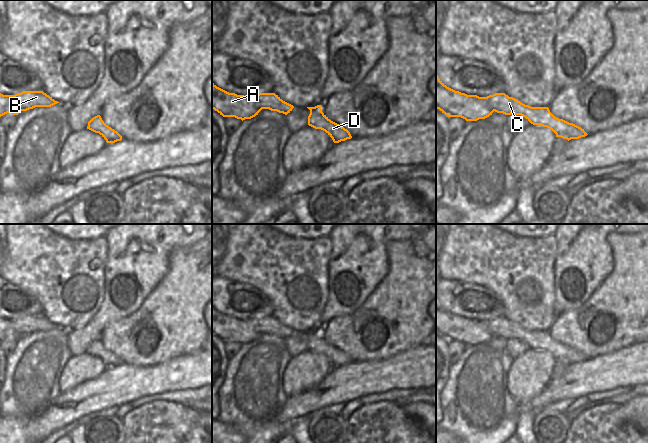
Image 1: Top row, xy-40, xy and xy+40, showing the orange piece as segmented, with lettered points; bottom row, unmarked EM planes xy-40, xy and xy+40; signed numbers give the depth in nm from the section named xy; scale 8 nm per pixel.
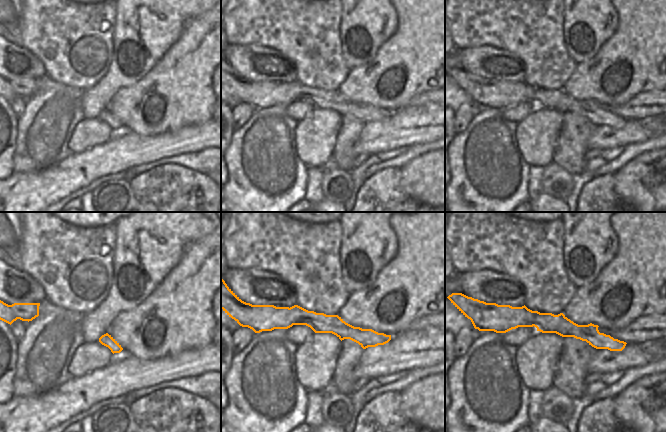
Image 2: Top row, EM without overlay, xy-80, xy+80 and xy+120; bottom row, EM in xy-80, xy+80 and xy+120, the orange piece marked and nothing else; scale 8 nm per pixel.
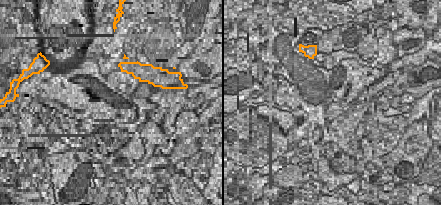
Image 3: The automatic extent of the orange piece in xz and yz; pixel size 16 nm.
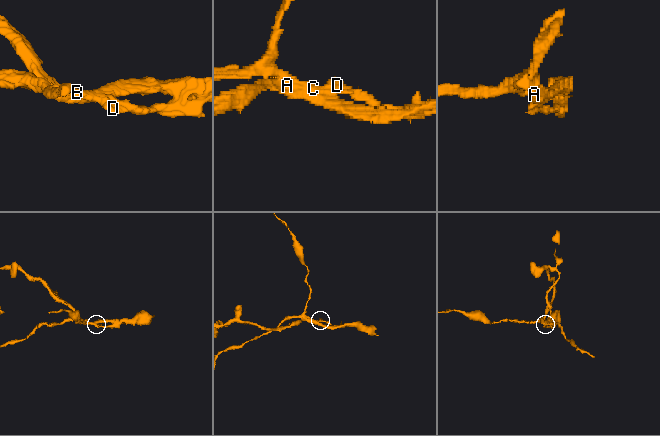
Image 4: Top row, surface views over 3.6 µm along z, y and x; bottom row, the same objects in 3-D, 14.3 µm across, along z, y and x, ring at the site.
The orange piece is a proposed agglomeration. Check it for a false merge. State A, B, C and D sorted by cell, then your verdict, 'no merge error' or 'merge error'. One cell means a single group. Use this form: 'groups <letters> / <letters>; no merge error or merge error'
groups A / B C D; merge error

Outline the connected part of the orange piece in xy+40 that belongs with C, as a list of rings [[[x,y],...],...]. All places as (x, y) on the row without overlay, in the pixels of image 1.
[[[505,317],[489,319],[486,324],[495,336],[505,339],[521,339],[533,349],[541,349],[551,353],[556,361],[569,365],[588,359],[581,351],[555,341],[548,331],[531,331]]]

